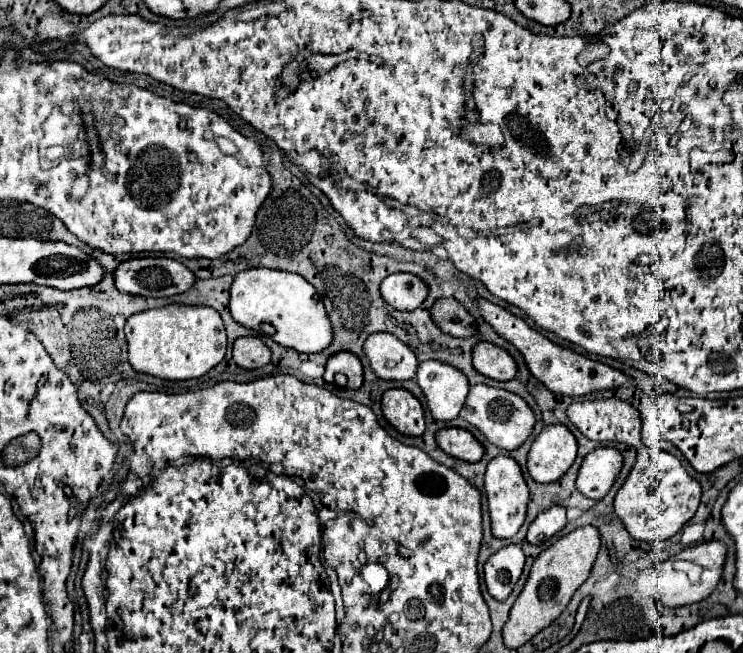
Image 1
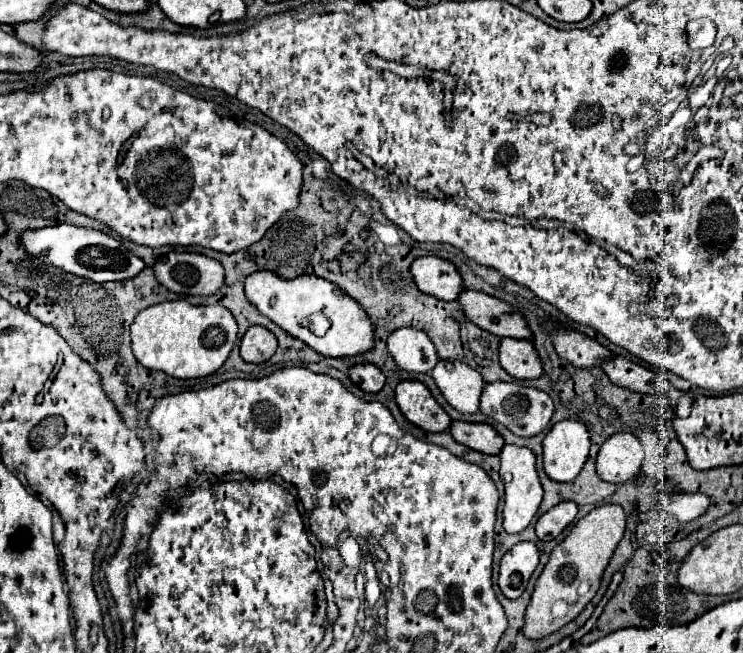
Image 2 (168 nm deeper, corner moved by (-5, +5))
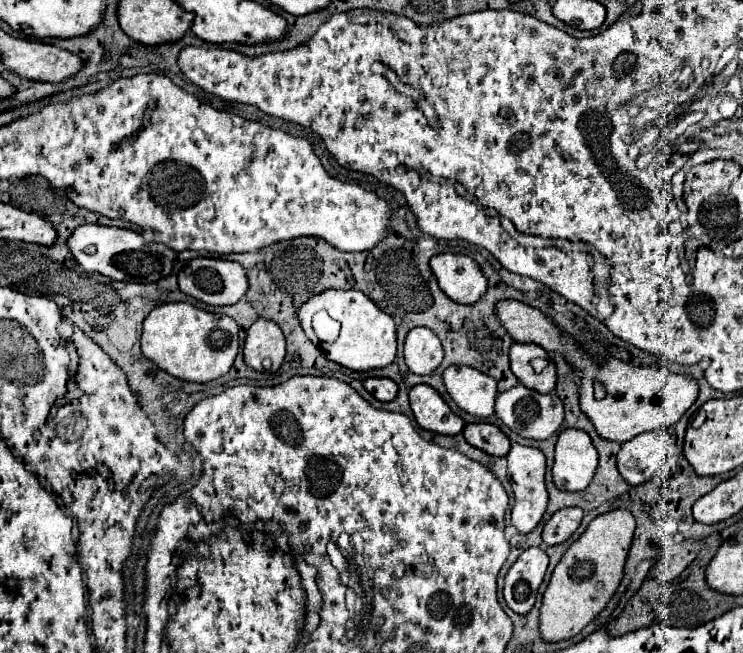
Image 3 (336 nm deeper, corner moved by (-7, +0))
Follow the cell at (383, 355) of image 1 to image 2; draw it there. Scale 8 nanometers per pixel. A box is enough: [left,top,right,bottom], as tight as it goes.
[386,328,438,374]

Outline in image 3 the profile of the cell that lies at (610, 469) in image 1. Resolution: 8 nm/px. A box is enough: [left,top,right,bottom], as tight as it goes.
[618,431,666,485]

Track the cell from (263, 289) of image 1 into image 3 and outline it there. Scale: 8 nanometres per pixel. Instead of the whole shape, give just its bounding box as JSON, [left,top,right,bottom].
[298,289,396,371]

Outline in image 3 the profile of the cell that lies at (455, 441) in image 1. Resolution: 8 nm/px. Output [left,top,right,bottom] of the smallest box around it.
[464,423,510,457]

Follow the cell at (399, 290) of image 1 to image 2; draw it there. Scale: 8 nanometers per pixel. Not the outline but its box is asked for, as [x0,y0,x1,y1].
[410,256,462,300]

